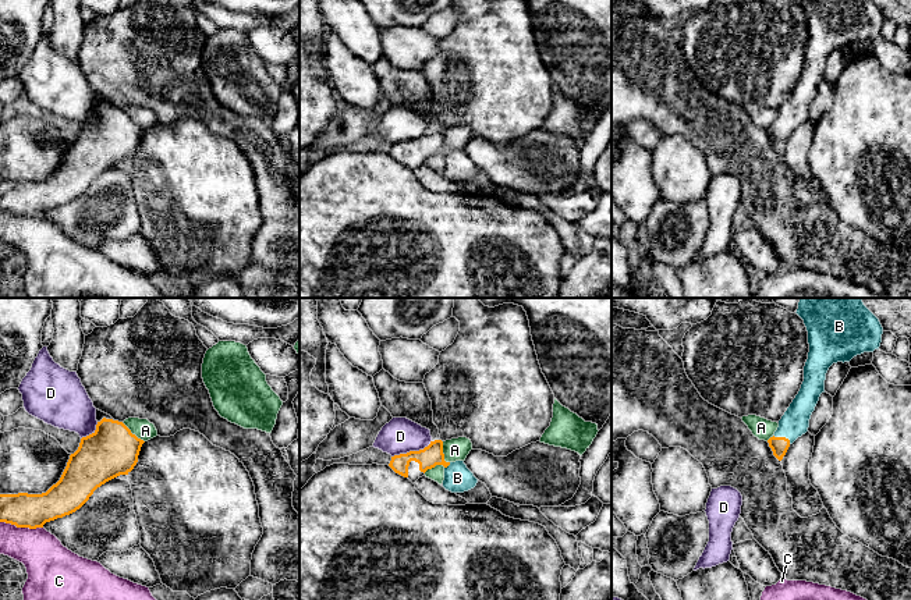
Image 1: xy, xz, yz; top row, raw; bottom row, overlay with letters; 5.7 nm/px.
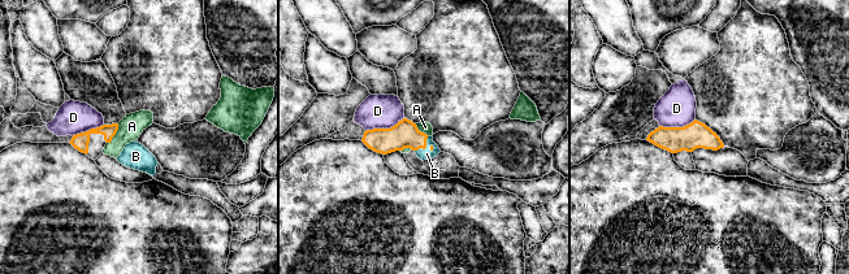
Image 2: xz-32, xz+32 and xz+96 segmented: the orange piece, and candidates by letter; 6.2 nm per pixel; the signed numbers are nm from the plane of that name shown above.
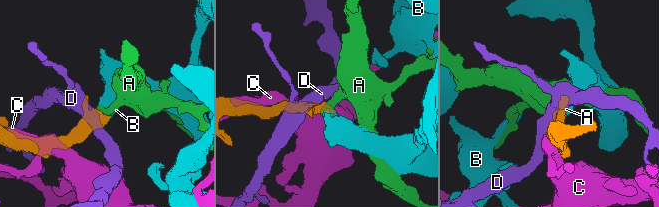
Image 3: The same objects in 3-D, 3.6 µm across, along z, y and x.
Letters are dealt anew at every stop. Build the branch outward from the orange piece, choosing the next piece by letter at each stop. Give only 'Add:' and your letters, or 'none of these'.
Add: B

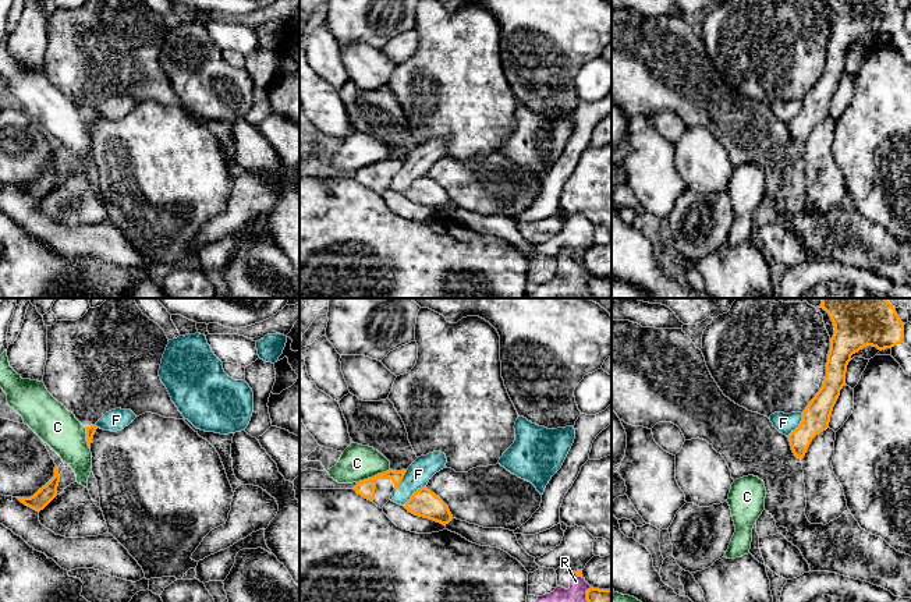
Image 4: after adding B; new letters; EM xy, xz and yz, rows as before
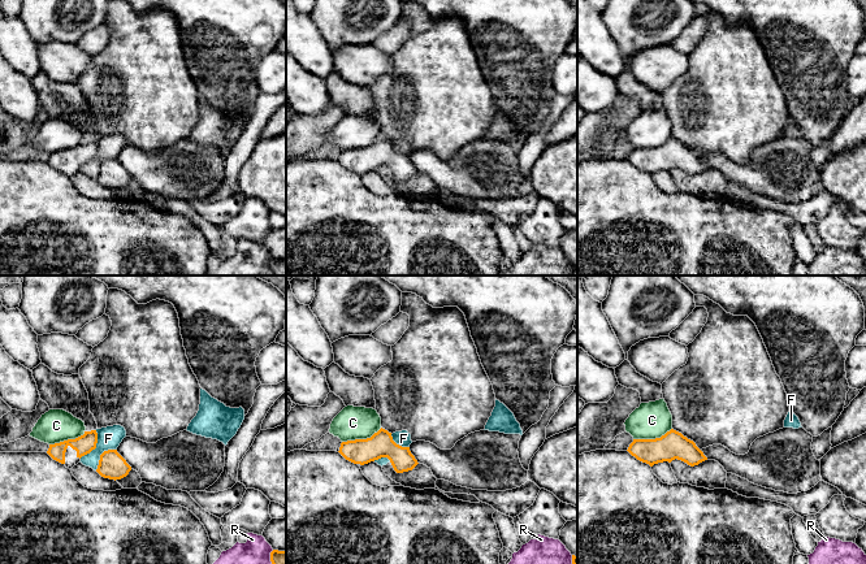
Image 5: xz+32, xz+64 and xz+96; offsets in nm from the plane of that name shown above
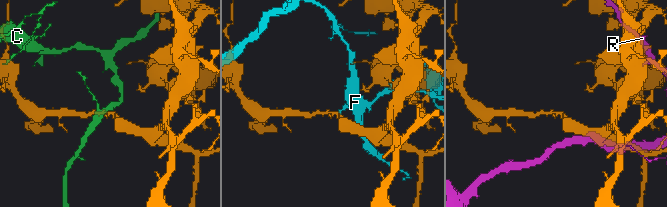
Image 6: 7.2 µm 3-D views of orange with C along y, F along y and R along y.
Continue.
Add: none of these

